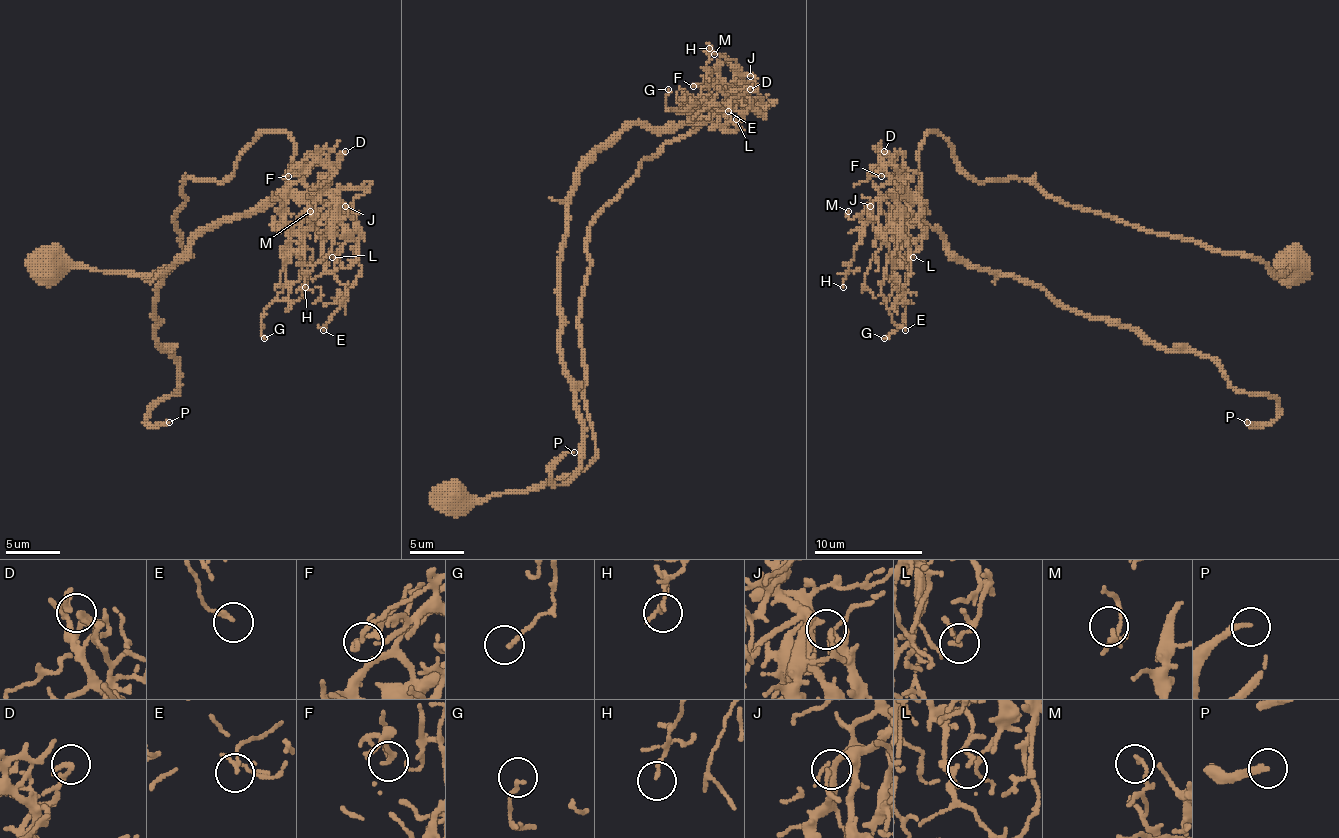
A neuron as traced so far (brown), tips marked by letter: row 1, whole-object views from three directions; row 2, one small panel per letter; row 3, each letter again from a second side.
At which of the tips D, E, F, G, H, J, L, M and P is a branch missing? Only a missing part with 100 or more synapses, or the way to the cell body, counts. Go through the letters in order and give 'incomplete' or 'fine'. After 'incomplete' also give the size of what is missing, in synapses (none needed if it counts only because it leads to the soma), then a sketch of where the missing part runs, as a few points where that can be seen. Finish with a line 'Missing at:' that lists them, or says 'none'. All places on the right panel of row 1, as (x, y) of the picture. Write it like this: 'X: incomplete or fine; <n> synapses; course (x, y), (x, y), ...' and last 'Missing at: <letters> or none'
D: fine
E: fine
F: fine
G: fine
H: fine
J: fine
L: fine
M: fine
P: incomplete; 130 synapses; course (1247, 422), (1230, 412), (1198, 409), (1176, 431), (1171, 450), (1176, 460), (1179, 512), (1174, 517)
Missing at: P

